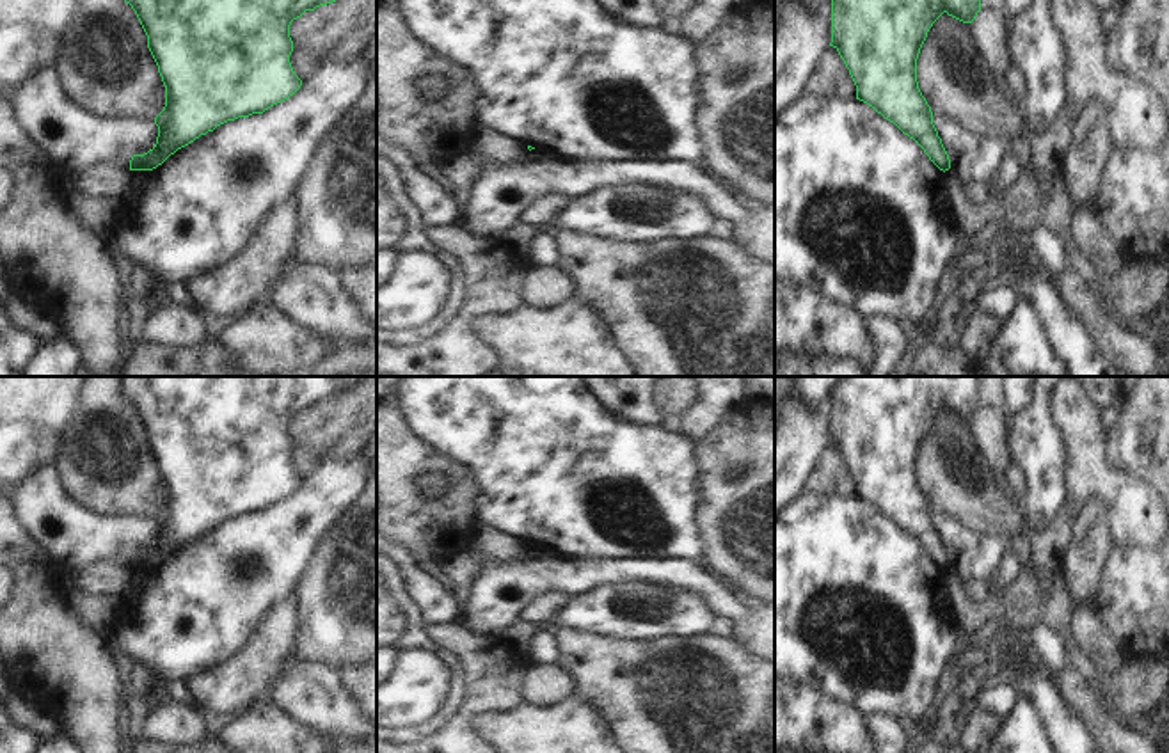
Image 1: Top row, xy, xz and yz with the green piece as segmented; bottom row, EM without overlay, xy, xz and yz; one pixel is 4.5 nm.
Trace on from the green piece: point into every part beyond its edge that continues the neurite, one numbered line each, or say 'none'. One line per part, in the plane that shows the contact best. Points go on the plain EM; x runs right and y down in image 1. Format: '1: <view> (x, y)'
none

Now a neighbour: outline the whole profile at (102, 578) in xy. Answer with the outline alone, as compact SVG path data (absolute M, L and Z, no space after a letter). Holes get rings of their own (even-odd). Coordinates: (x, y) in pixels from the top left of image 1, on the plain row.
M94 561L76 572L75 588L85 595L119 597L130 579L130 565Z

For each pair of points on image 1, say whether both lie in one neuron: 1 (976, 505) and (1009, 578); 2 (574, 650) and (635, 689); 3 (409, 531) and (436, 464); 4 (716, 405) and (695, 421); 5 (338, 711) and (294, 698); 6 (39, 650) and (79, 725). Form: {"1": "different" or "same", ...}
{"1": "different", "2": "same", "3": "same", "4": "same", "5": "same", "6": "same"}

